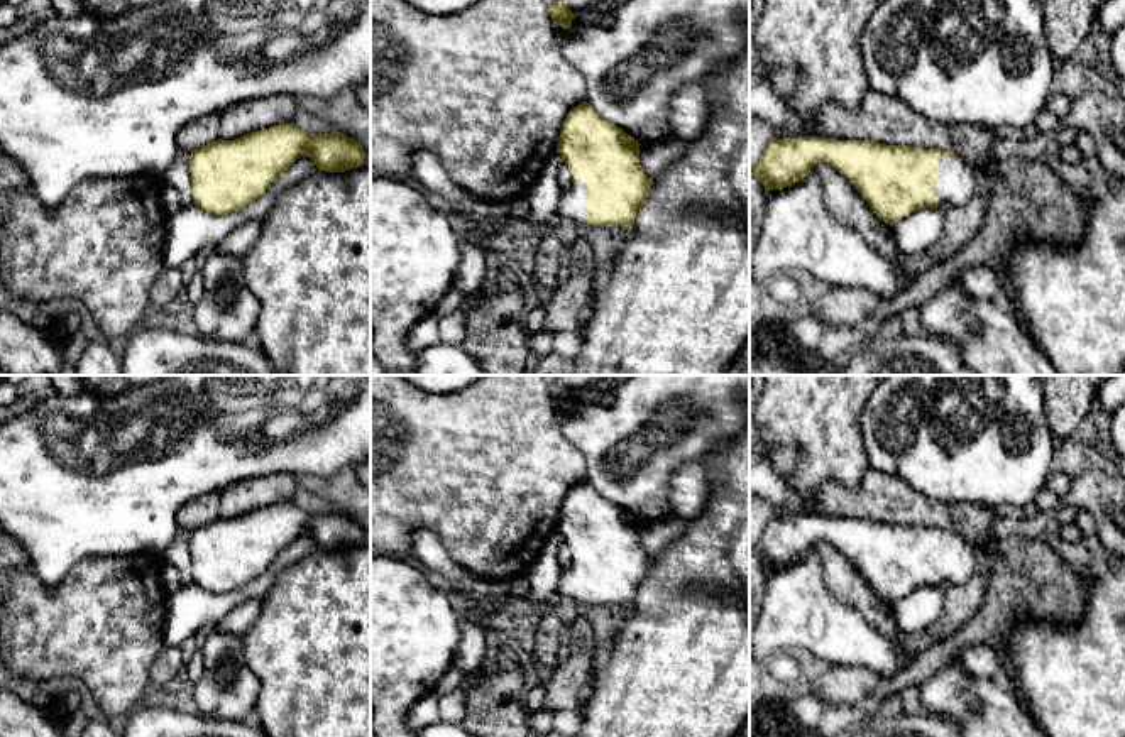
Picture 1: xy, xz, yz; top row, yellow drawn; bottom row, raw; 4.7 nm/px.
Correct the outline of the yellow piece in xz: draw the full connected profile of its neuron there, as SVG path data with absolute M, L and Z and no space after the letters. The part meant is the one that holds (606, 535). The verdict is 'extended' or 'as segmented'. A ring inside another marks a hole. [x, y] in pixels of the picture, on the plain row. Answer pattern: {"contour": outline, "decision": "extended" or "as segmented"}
{"contour": "M587 480L572 487L557 522L572 563L560 570L557 592L577 603L631 610L653 563L641 548L639 524Z", "decision": "extended"}

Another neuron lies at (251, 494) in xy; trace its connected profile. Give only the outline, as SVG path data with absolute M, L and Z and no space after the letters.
M271 473L239 480L220 492L218 517L233 519L261 507L291 502L298 490L298 477Z

